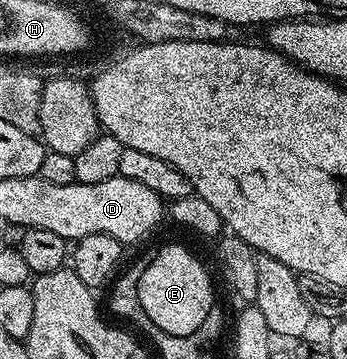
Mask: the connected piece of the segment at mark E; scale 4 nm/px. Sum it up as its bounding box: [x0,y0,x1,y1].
[142,244,213,334]

